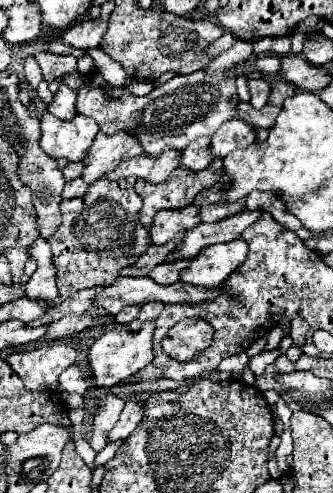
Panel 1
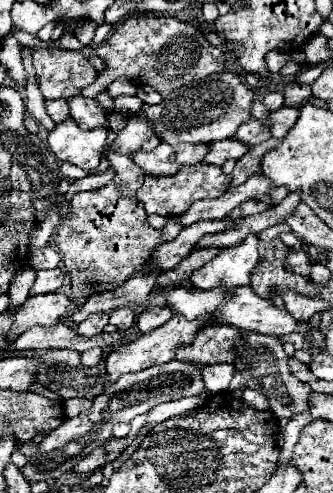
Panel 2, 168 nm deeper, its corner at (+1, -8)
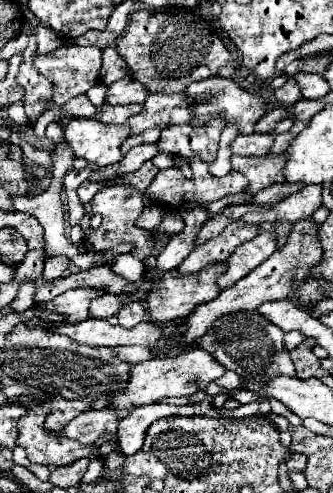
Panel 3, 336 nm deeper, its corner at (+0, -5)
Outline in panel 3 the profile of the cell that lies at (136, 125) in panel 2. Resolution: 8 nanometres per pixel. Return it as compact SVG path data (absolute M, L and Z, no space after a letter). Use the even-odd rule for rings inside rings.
M185 91L165 95L165 93L149 93L145 99L145 109L129 119L131 135L139 135L145 129L155 125L177 125L189 123L193 117L193 101Z

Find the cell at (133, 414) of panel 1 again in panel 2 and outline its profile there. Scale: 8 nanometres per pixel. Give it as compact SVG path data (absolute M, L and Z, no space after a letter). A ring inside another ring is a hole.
M106 442L104 444L100 444L98 448L94 448L84 460L80 460L80 464L74 468L76 472L80 472L80 474L84 474L84 472L92 472L96 466L98 468L102 468L104 466L104 462L106 462Z

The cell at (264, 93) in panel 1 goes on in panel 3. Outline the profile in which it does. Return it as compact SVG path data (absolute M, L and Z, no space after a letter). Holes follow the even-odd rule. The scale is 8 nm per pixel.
M289 79L281 89L275 91L275 95L277 95L277 101L281 105L293 105L295 101L301 99L301 89L299 89L299 85L295 81Z

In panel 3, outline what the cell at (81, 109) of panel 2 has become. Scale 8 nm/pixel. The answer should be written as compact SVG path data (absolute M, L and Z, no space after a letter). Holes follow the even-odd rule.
M103 105L101 107L101 121L121 125L121 123L127 123L131 115L141 113L141 109L143 109L143 105L129 105L129 107L107 107L107 105Z

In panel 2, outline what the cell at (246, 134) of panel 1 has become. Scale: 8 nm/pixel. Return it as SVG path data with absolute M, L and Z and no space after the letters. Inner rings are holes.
M252 118L250 122L242 124L242 126L238 128L238 132L236 132L232 138L238 140L238 142L242 142L244 146L252 148L252 146L256 146L256 144L268 140L268 138L270 138L270 130L268 130L266 126L262 126L258 120Z

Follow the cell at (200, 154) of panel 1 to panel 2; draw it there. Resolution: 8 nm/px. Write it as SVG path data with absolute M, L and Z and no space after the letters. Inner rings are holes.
M216 140L212 144L208 144L208 156L204 158L204 164L214 164L214 166L222 166L228 158L242 158L248 152L248 148L244 148L244 144L236 142L236 140Z

